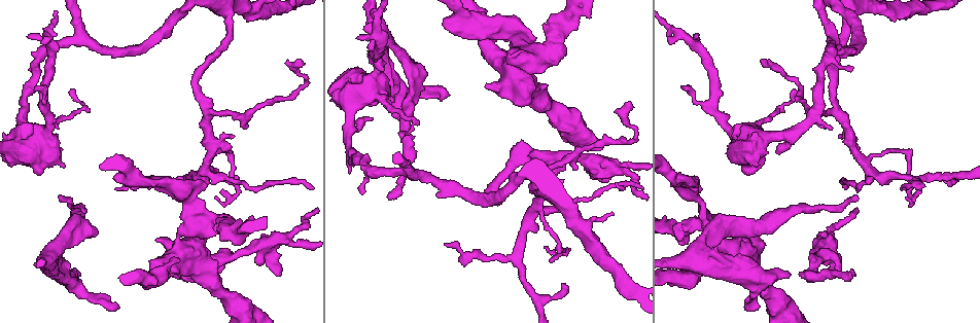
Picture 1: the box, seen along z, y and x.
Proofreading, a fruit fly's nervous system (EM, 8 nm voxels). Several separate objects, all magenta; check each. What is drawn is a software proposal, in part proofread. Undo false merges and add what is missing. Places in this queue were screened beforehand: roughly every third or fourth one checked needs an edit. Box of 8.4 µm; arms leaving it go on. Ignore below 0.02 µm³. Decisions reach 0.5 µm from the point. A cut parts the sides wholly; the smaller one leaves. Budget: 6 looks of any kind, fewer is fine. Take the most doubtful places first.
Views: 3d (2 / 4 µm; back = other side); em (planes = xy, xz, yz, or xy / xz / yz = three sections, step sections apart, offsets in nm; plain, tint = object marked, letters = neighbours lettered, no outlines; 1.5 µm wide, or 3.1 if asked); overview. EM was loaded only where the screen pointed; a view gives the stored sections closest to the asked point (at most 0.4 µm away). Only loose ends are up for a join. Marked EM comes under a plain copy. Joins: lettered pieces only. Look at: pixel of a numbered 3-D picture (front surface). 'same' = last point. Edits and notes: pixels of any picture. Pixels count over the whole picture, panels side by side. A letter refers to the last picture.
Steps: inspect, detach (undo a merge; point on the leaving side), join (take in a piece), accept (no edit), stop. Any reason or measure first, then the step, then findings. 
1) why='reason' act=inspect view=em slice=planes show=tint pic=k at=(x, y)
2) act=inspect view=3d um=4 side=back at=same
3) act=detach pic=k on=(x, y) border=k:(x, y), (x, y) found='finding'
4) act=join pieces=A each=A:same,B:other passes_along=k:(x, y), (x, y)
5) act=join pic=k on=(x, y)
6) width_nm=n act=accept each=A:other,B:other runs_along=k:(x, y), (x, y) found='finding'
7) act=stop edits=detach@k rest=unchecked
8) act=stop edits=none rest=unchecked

why='three arms meet' act=inspect view=3d um=2 pic=1 at=(208, 112)

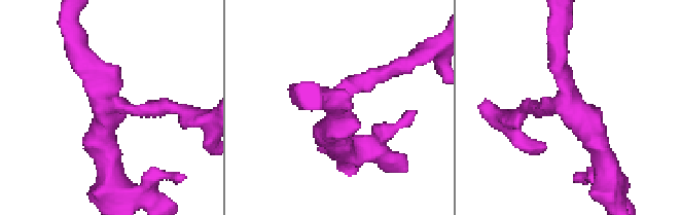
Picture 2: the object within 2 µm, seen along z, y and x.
arms=3 why='shape alone is not enough' act=inspect view=em slice=xy step=8 show=letters pic=2 at=(108, 98)

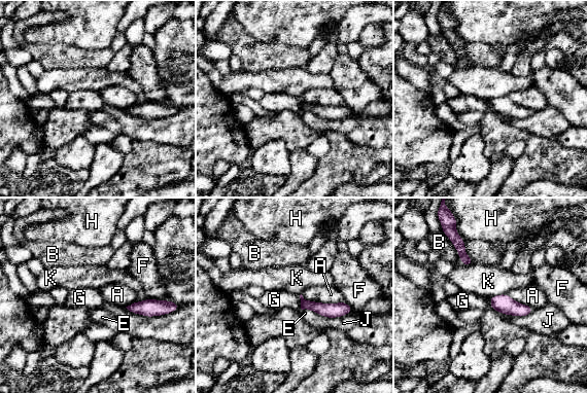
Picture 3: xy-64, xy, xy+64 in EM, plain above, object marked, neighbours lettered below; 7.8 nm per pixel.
act=accept each=A:other,B:other,E:other,F:other,G:other,H:other,J:other,K:other found='all the same cell'

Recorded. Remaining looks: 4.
why='sharp bend' act=inspect view=em slice=xz step=4 show=letters pic=1 at=(227, 12)

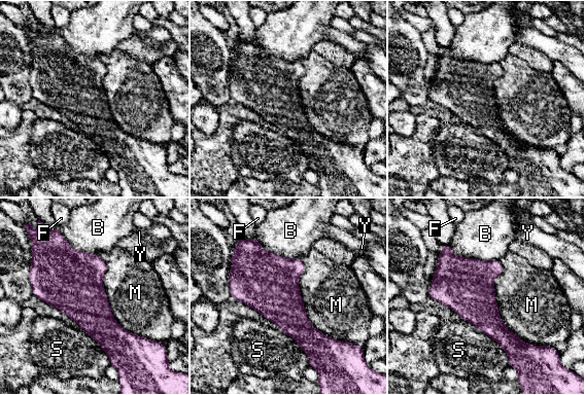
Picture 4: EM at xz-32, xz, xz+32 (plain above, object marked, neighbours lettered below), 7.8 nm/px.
width_nm=380 act=accept each=B:other,F:other,M:other,S:other,Y:other border=4:(499, 260), (499, 316), (538, 346) found='one cell here'

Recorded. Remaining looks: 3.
why='sharp bend' act=inspect view=3d um=4 pic=1 at=(724, 246)

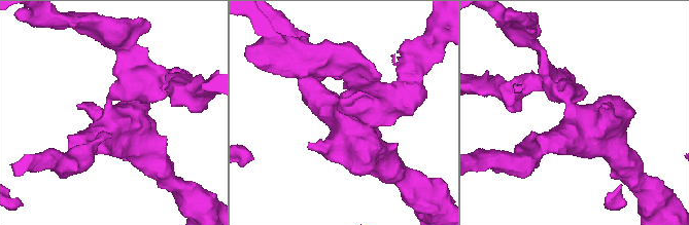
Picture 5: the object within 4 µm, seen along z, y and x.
act=inspect view=em slice=planes show=letters pic=5 at=(108, 114)

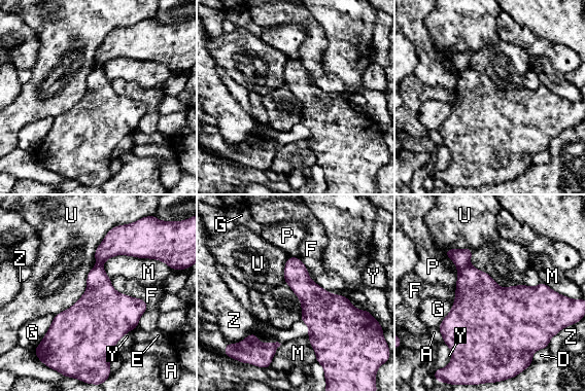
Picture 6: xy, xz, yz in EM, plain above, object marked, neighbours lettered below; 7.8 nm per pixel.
act=detach pic=6 on=(461, 257) each=A:other,D:other,E:other,F:other,G:other,M:other,P:other,U:other,Y:other,Z:other found='two cells meet here'

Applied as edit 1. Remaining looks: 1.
act=stop edits=detach@6 rest=unchecked

